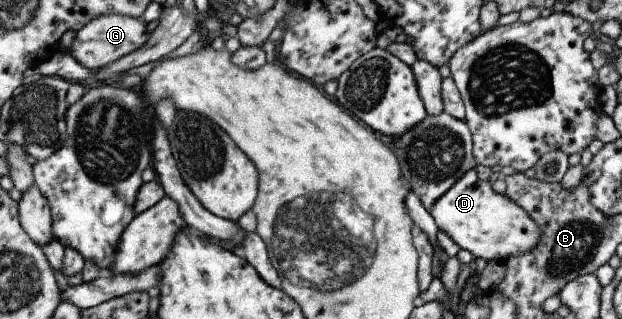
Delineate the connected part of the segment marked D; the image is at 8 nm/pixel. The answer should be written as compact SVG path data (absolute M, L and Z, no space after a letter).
M475 169L465 172L431 208L439 230L445 231L451 239L475 257L503 260L515 258L535 249L542 231L533 218L506 194L495 192L492 183L481 180Z

